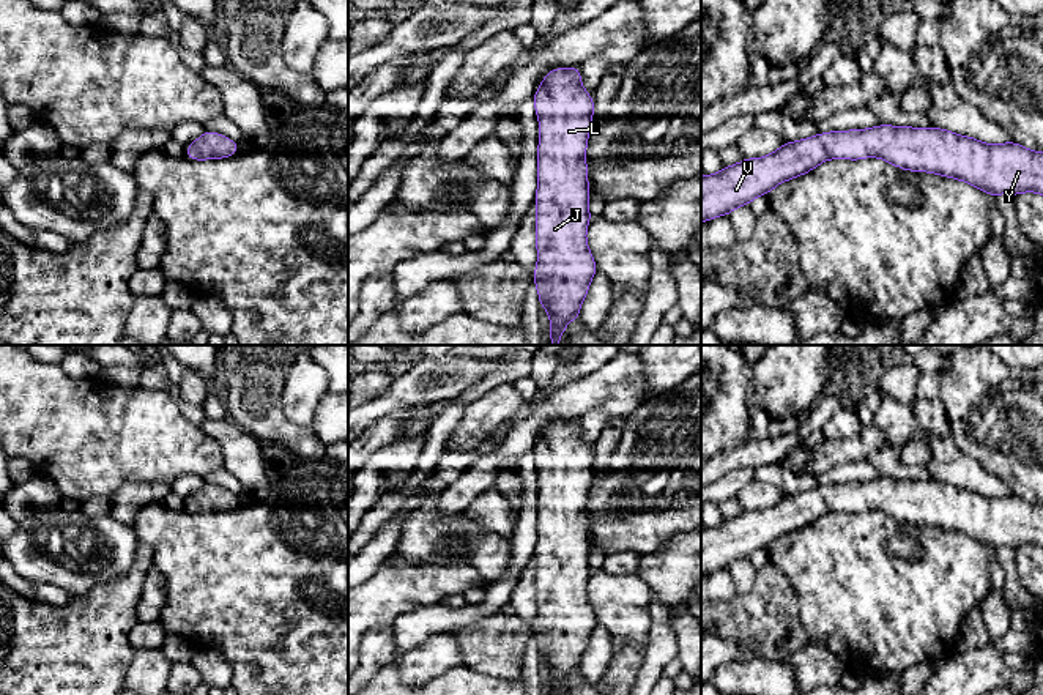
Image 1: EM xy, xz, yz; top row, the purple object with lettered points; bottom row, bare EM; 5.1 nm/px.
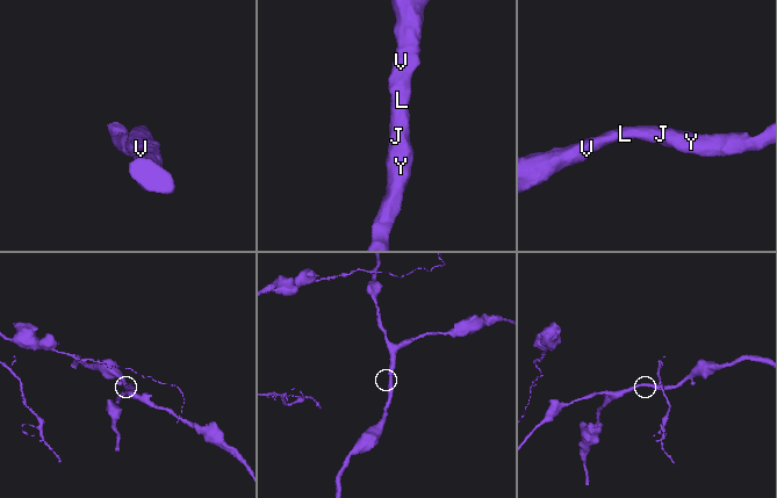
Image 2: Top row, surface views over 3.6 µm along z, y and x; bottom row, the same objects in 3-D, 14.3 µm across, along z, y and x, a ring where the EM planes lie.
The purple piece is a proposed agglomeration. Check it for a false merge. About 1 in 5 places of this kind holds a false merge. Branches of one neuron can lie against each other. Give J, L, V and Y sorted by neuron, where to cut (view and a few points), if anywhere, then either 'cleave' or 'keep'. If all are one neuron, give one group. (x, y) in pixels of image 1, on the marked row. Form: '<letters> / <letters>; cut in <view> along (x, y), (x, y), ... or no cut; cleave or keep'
J L V Y; no cut; keep

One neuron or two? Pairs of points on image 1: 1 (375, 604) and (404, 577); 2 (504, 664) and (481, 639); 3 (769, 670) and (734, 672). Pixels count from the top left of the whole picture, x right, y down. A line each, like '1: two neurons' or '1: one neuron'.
1: one neuron
2: one neuron
3: one neuron

